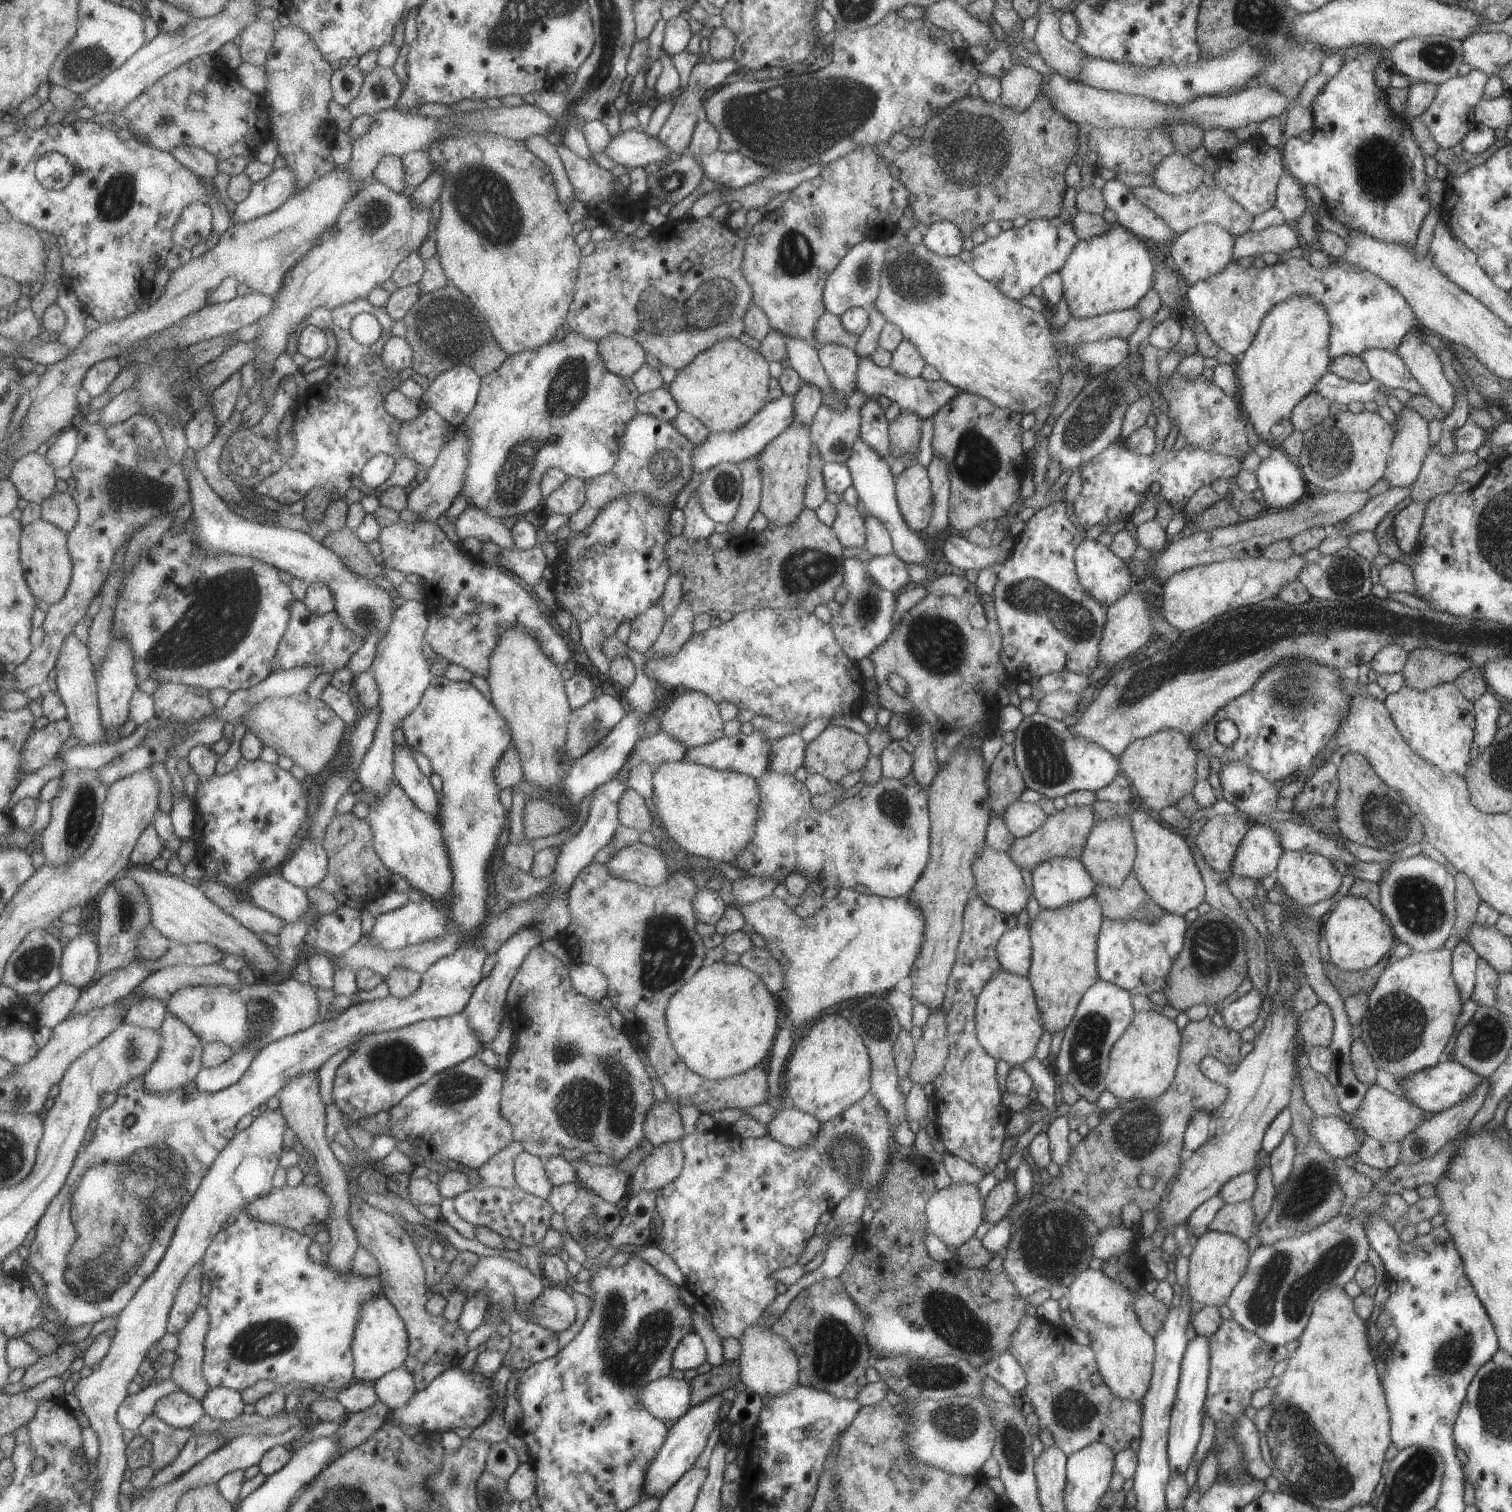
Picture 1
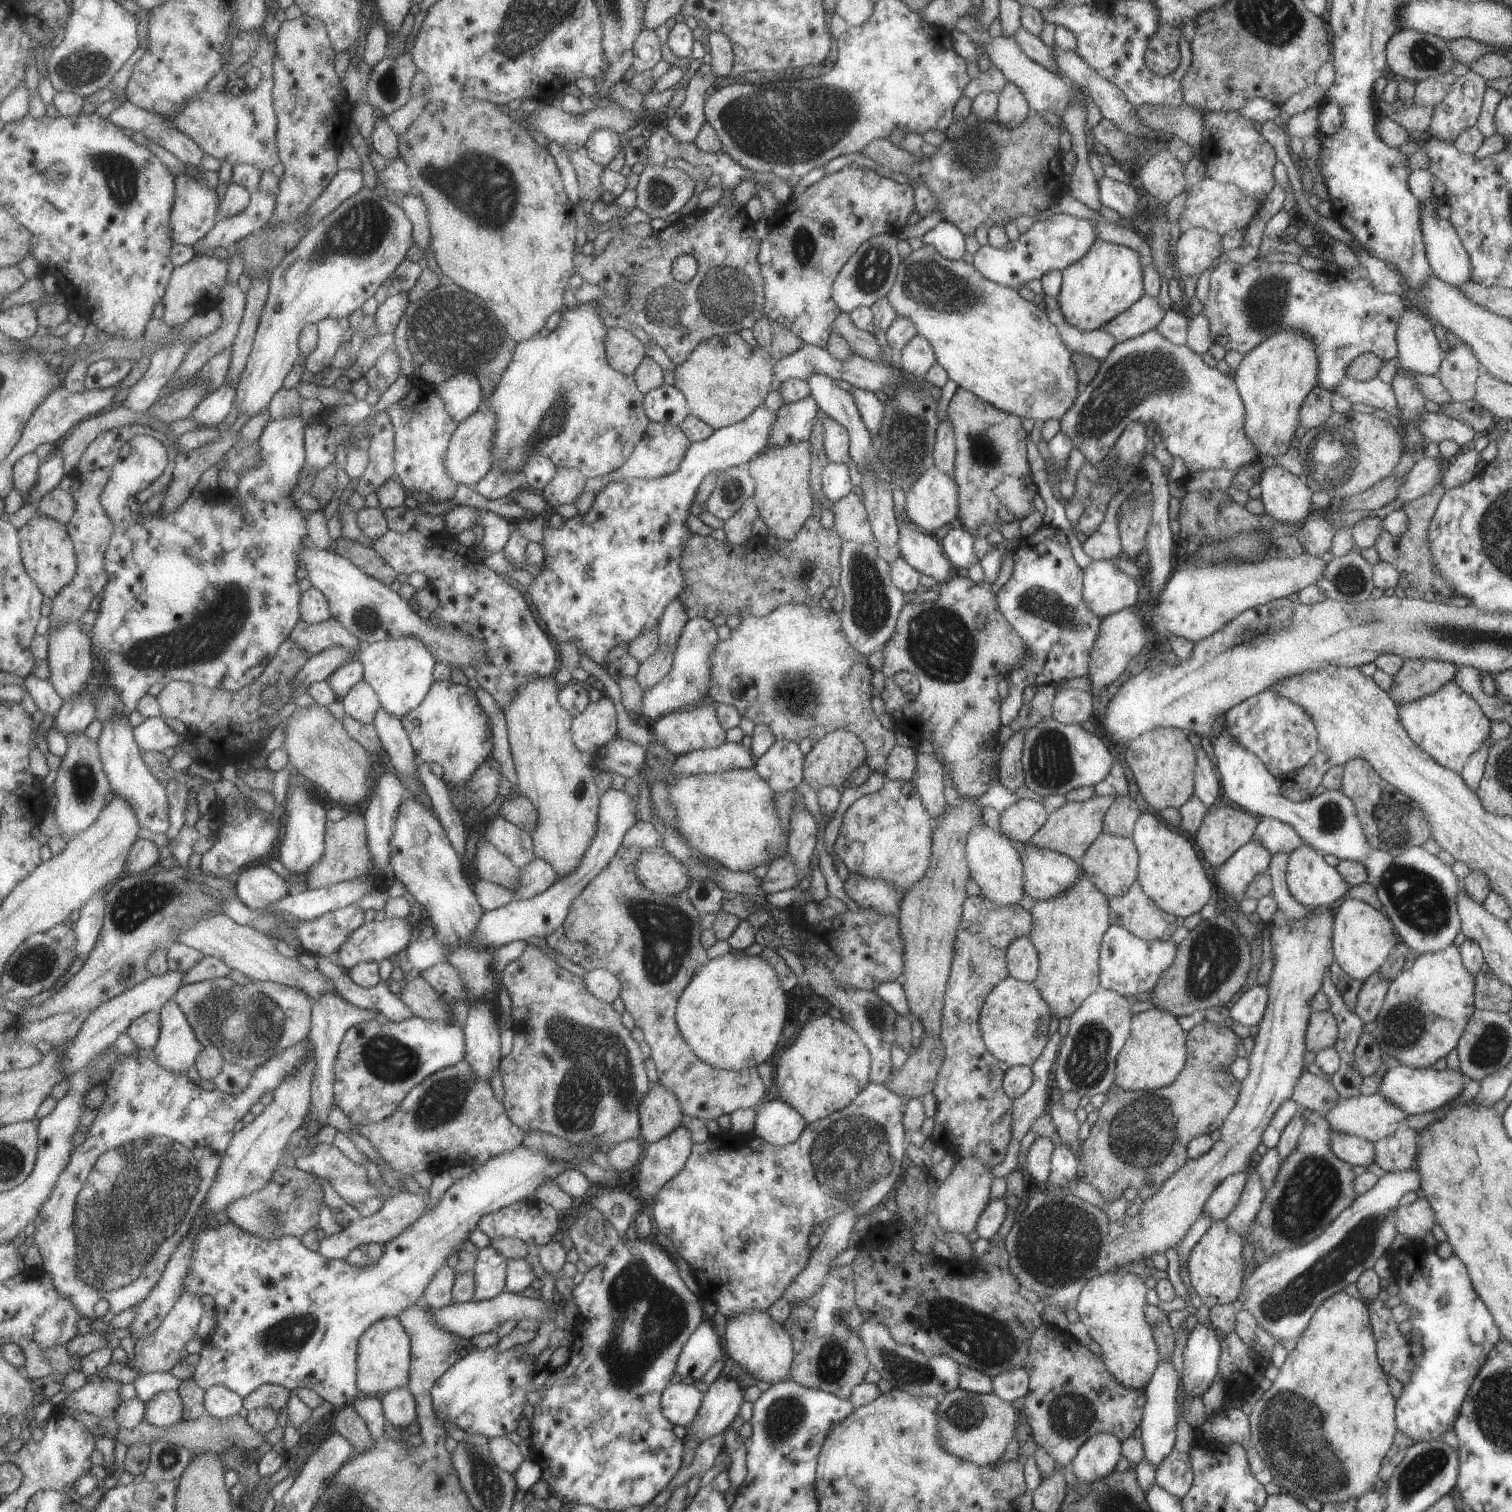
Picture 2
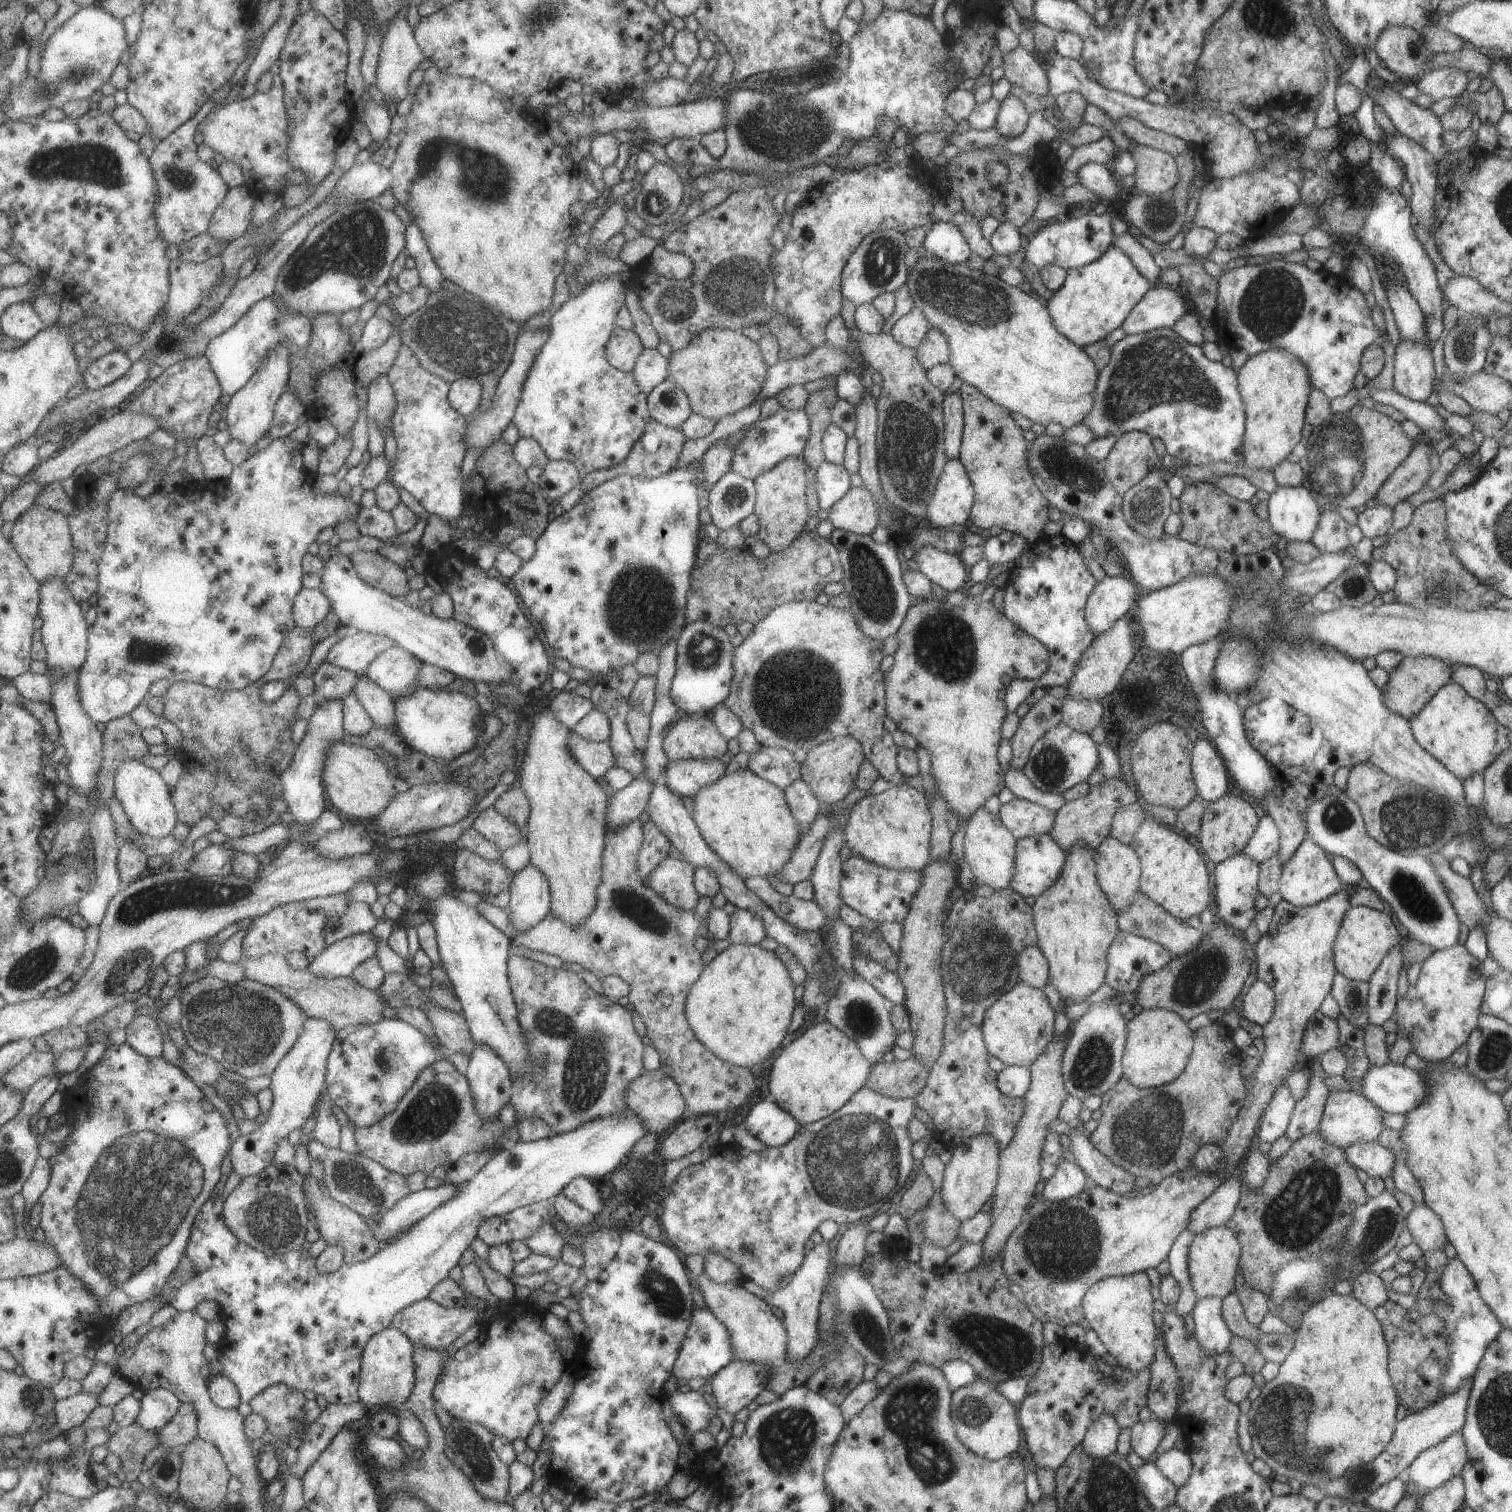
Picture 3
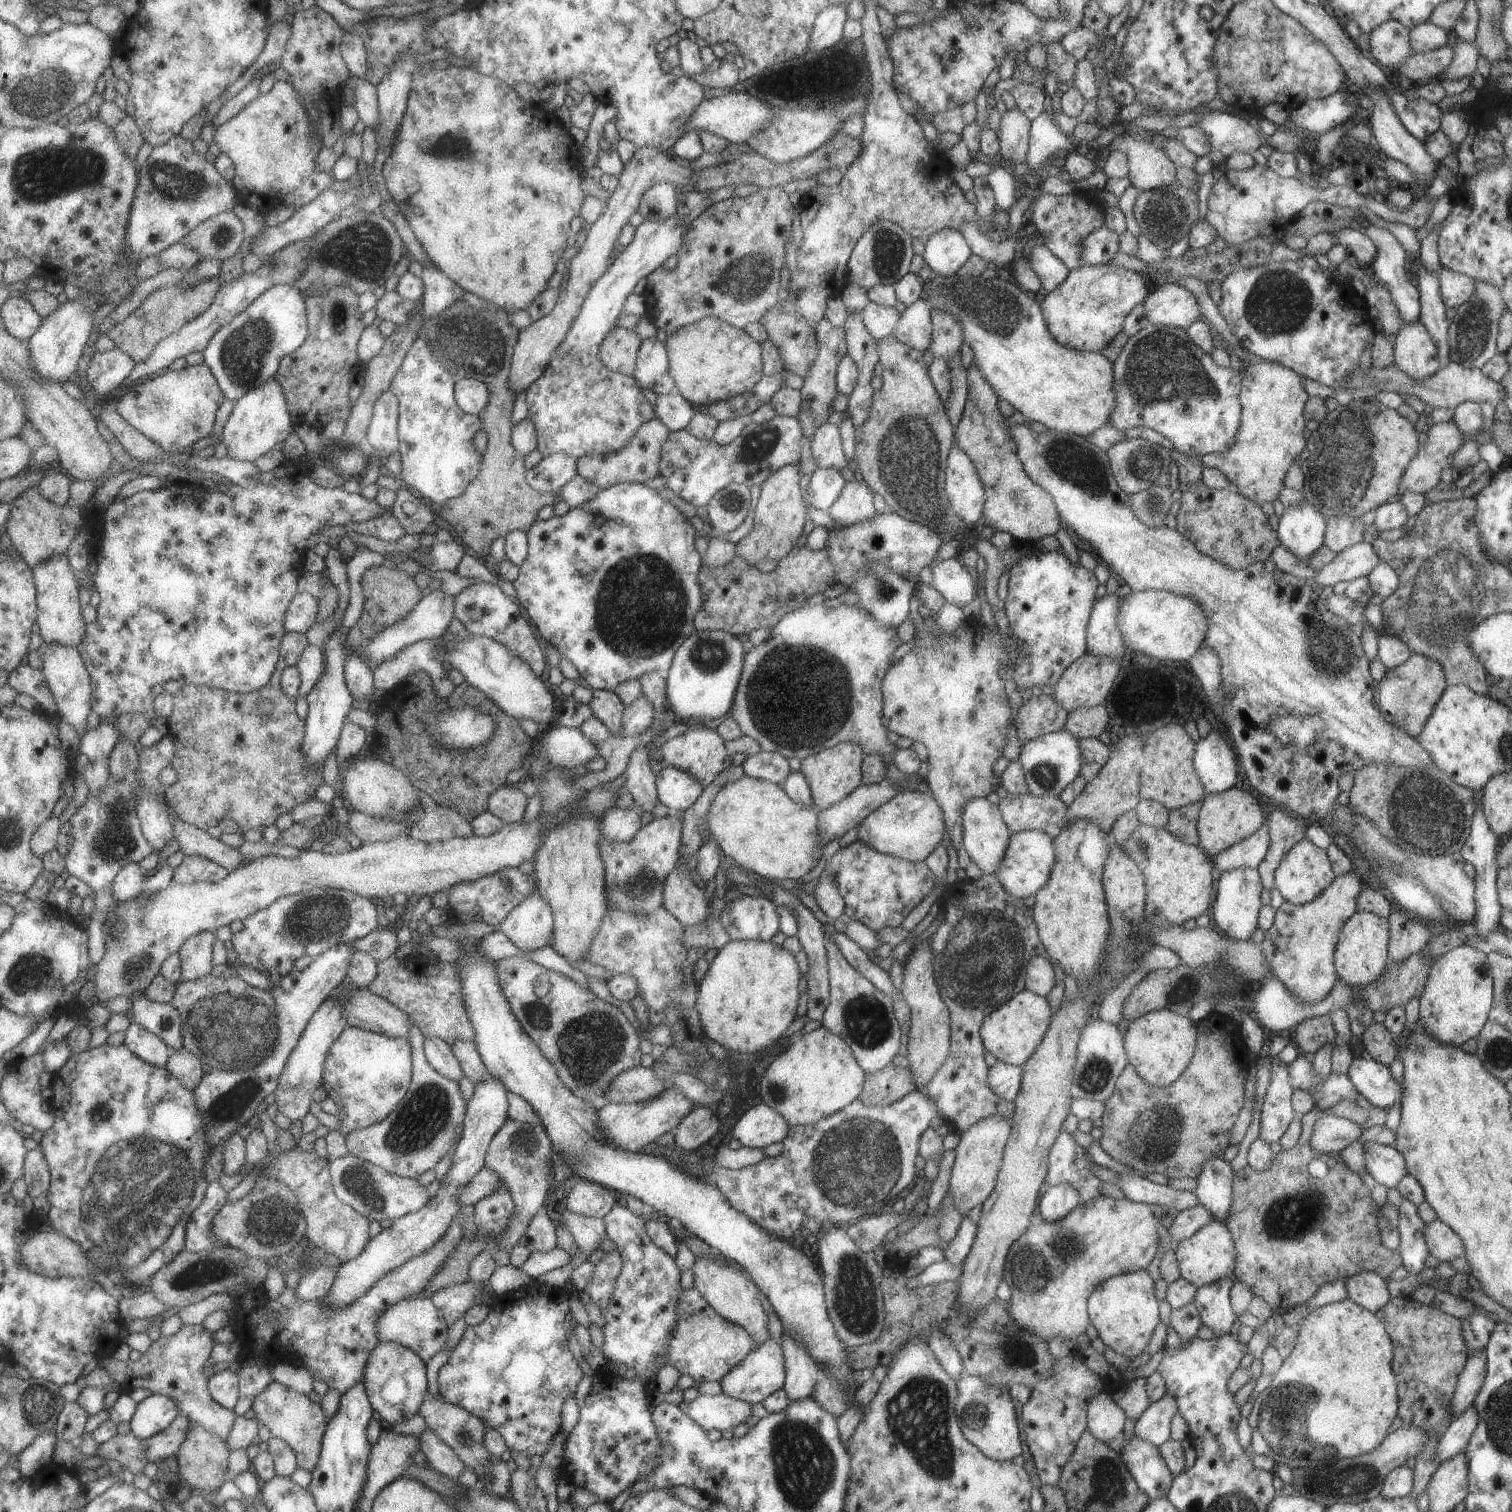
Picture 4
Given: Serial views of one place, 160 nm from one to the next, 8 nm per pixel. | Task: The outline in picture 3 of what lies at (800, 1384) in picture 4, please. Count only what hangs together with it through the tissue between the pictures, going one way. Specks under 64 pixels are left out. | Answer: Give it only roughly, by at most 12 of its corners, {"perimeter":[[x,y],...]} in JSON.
{"perimeter":[[833,1242],[804,1254],[778,1291],[741,1280],[781,1309],[784,1361],[796,1363],[820,1337],[818,1306],[830,1283]]}

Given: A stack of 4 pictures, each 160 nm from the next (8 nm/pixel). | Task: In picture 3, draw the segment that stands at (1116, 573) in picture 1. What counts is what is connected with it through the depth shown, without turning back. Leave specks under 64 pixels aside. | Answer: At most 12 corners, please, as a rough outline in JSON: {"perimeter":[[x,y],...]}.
{"perimeter":[[1127,576],[1096,582],[1084,606],[1094,636],[1129,616],[1140,595]]}

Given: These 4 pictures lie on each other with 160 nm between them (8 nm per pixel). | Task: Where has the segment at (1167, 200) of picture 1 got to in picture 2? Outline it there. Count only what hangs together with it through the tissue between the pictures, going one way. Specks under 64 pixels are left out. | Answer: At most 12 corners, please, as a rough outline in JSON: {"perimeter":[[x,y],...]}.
{"perimeter":[[1205,177],[1178,216],[1219,236],[1244,231],[1263,202]]}

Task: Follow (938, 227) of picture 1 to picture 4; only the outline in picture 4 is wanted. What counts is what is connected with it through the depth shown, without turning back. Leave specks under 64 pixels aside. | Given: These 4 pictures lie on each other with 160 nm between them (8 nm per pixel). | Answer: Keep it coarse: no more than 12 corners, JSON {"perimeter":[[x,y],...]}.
{"perimeter":[[942,228],[923,243],[933,273],[955,275],[972,254],[963,235]]}

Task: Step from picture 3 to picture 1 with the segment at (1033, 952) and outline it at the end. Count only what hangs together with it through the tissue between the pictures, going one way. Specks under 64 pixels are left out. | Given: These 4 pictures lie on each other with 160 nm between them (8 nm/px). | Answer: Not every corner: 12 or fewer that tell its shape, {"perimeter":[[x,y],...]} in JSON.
{"perimeter":[[1027,926],[1007,930],[995,946],[1010,974],[1027,977],[1031,965]]}

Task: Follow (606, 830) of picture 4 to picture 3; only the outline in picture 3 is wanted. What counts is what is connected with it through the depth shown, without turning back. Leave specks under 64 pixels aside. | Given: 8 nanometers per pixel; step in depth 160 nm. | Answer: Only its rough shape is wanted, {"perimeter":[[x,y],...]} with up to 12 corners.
{"perimeter":[[642,824],[607,831],[596,906],[513,944],[630,985],[687,1115],[723,1114],[750,1068],[695,1038],[701,918],[638,879]]}

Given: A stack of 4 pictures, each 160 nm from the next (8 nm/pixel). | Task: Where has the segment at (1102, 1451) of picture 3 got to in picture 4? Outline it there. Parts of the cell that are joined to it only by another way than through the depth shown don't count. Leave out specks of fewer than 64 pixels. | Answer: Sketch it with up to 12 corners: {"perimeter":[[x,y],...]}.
{"perimeter":[[1109,1390],[1086,1404],[1086,1430],[1101,1442],[1121,1436],[1126,1416]]}

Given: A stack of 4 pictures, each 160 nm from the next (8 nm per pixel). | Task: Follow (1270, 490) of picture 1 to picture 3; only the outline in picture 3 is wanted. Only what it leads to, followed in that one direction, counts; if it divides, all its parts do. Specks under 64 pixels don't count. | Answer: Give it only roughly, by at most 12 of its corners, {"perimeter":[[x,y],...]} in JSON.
{"perimeter":[[1277,487],[1269,495],[1272,531],[1306,543],[1321,503],[1309,489]]}

